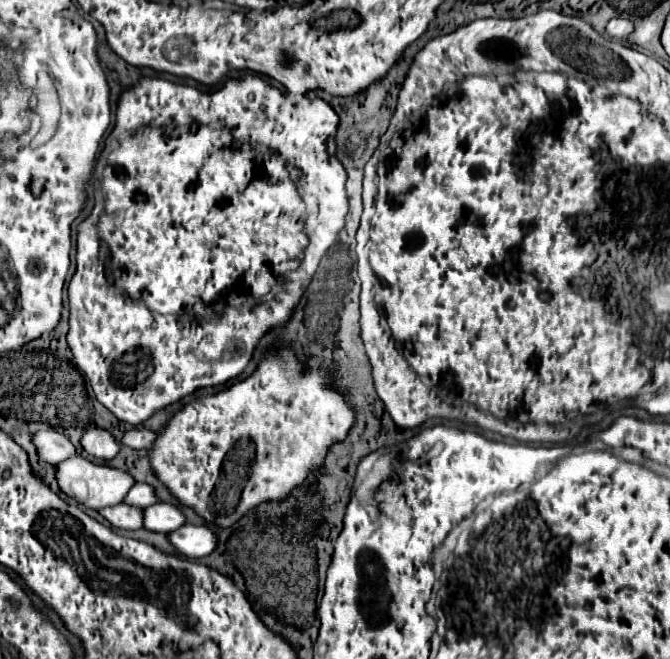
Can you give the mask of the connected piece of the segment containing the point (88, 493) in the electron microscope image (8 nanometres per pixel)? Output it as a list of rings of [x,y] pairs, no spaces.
[[[75,456],[75,458],[69,458],[69,460],[61,462],[57,466],[55,476],[57,476],[59,488],[67,496],[75,498],[77,502],[81,502],[83,506],[93,508],[93,510],[101,510],[101,508],[107,508],[107,506],[121,504],[123,496],[127,496],[127,492],[135,484],[133,476],[127,470],[119,470],[119,468],[113,468],[113,466],[105,466],[105,464],[95,464],[87,458],[81,458],[81,456]]]

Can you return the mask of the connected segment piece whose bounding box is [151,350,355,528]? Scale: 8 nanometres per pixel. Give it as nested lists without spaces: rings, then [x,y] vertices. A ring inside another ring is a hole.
[[[279,350],[279,354],[271,352],[251,378],[225,392],[191,400],[175,414],[151,448],[151,466],[159,480],[179,498],[181,506],[191,506],[209,524],[221,528],[233,526],[261,502],[283,500],[295,486],[305,482],[309,472],[321,466],[331,442],[343,440],[353,426],[355,412],[345,404],[345,398],[329,386],[333,368],[335,364],[329,362],[323,370],[303,372],[303,366],[291,350]]]

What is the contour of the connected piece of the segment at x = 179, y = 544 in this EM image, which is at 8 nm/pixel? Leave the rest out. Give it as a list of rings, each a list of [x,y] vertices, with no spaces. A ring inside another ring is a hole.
[[[185,524],[179,530],[171,532],[169,540],[173,542],[179,554],[189,556],[189,558],[209,556],[217,548],[217,536],[207,526]]]

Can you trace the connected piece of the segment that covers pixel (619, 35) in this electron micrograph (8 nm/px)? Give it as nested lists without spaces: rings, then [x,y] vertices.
[[[613,18],[613,20],[609,20],[609,24],[607,24],[607,34],[609,34],[611,38],[623,40],[623,38],[627,38],[631,32],[633,32],[633,22],[631,22],[631,20]]]

